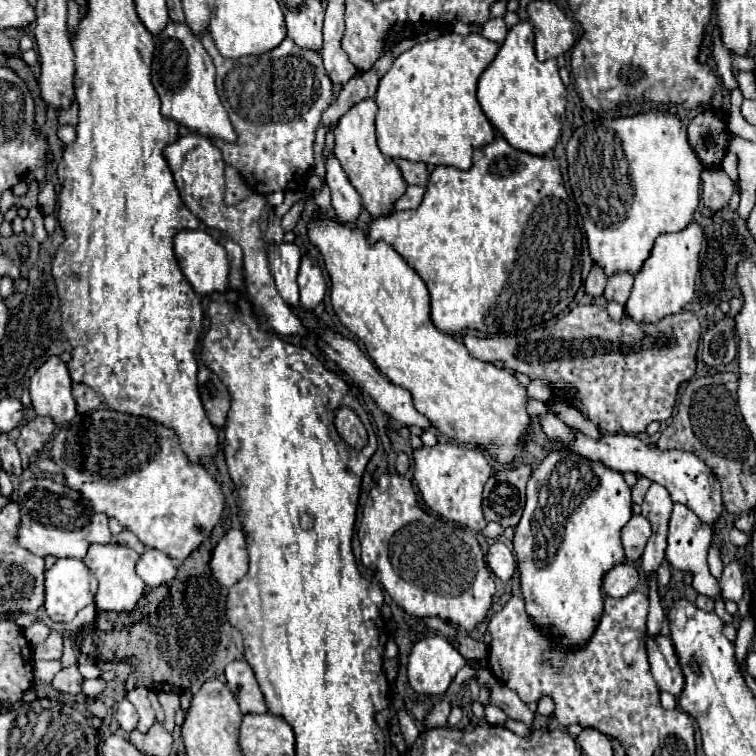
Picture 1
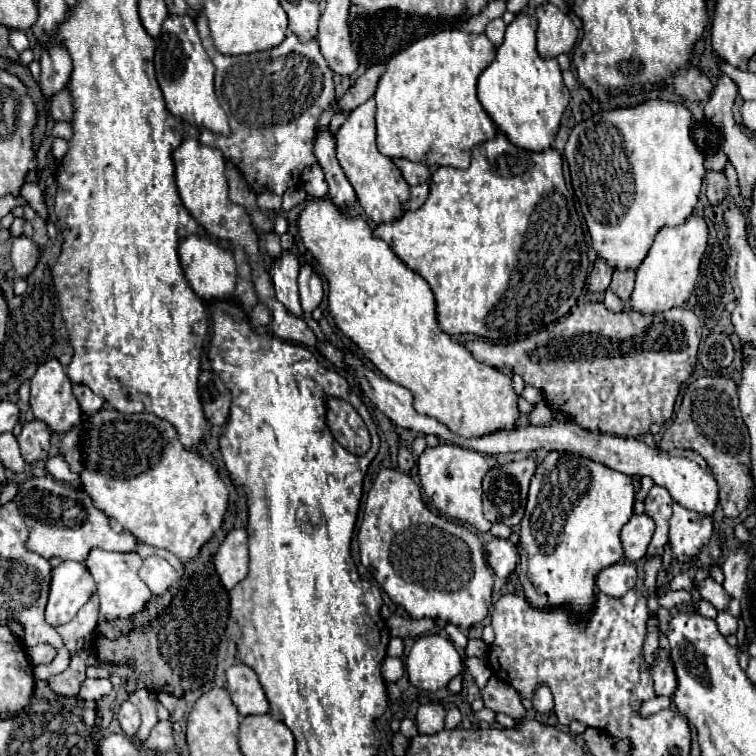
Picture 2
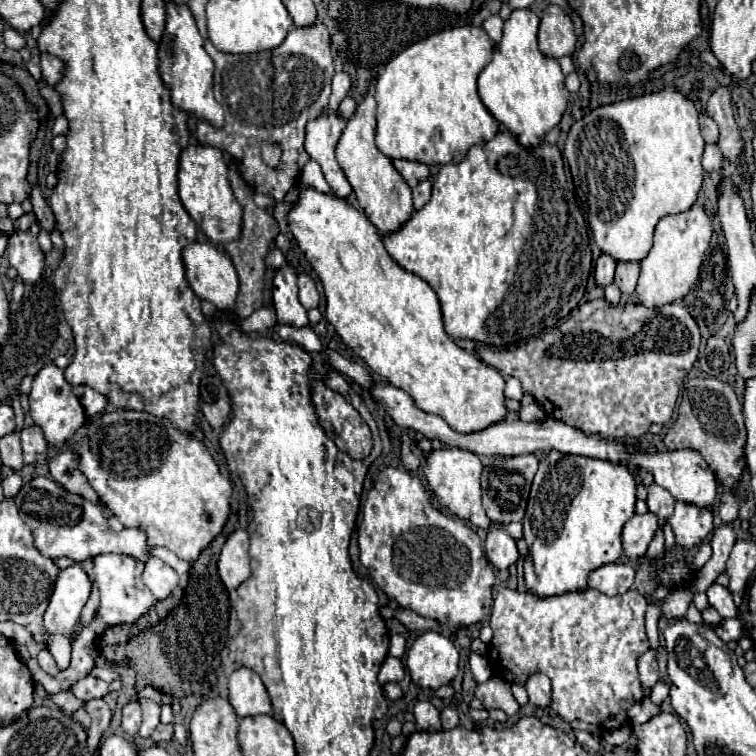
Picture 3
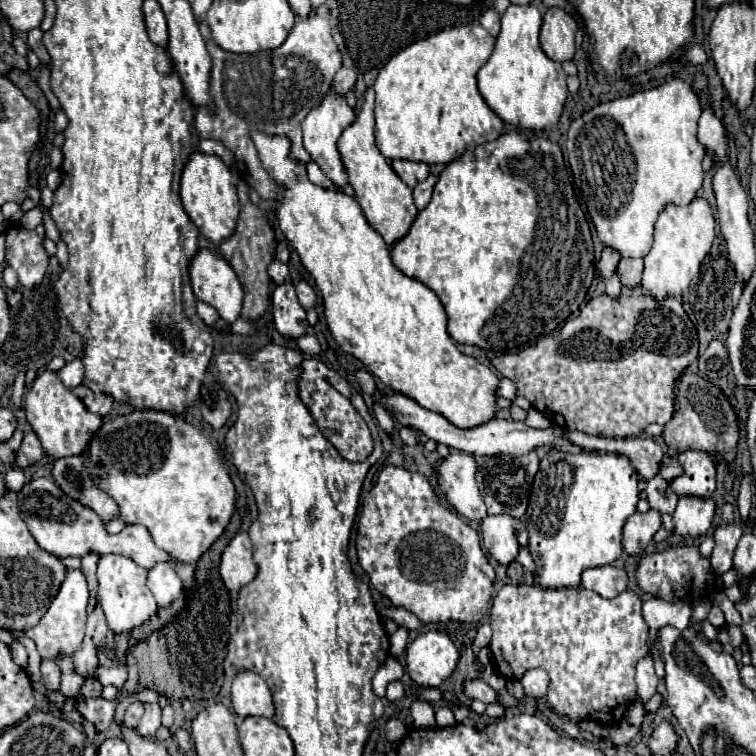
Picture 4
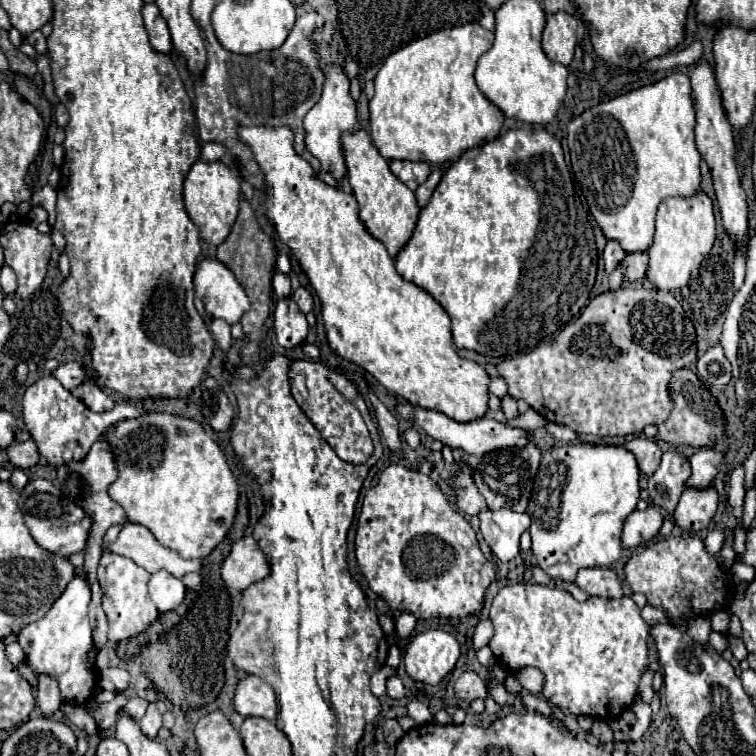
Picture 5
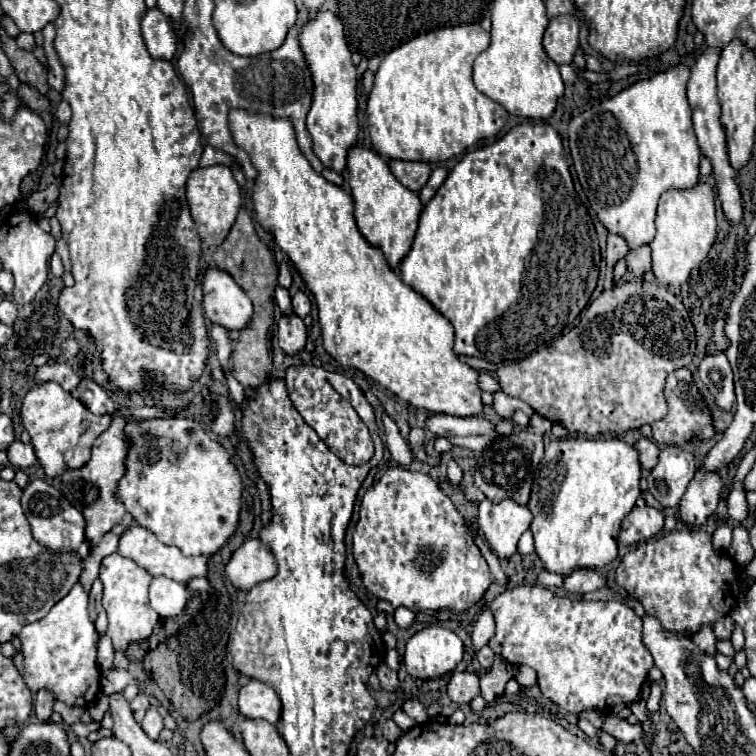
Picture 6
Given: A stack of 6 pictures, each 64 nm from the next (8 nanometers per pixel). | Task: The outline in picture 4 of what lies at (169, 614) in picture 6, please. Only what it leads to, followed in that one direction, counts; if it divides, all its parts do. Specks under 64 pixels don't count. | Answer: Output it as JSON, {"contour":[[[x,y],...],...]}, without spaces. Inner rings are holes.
{"contour":[[[154,564],[148,570],[148,580],[146,586],[150,588],[150,592],[154,594],[158,606],[168,606],[172,600],[176,600],[182,592],[182,580],[178,578],[178,574],[172,570],[170,564]]]}

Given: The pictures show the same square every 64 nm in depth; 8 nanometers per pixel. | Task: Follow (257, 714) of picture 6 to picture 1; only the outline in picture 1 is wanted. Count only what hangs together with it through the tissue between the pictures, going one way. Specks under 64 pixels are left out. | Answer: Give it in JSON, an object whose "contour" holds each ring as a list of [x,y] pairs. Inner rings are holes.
{"contour":[[[234,660],[226,666],[226,680],[230,690],[238,696],[242,714],[264,714],[266,702],[256,682],[256,676],[246,660]]]}

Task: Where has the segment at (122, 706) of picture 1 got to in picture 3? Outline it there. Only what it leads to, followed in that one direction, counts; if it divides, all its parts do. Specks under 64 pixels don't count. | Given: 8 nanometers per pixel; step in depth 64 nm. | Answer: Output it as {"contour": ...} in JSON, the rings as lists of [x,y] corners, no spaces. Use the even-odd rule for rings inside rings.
{"contour":[[[128,702],[122,710],[122,730],[128,736],[136,736],[138,728],[140,728],[140,720],[142,720],[142,710],[138,702]]]}

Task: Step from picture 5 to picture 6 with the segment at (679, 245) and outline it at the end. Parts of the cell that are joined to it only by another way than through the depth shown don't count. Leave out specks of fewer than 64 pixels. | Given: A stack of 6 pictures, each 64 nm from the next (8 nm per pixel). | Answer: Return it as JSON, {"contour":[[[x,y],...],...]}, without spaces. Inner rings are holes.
{"contour":[[[696,184],[690,190],[668,190],[662,194],[656,214],[656,238],[652,240],[652,272],[656,280],[664,286],[680,286],[688,280],[692,268],[696,268],[710,252],[716,238],[716,208],[714,208],[714,192],[708,184]]]}

